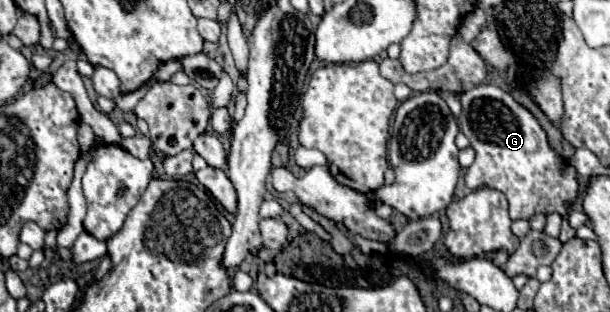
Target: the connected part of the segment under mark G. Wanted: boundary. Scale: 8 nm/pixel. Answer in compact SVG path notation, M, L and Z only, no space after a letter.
M477 85L465 93L461 93L461 117L459 117L461 133L471 141L471 147L475 149L475 161L467 169L465 185L467 189L475 191L483 185L489 189L501 191L509 201L509 217L511 219L531 219L535 213L561 213L565 217L565 201L573 201L577 197L577 179L575 171L571 167L571 173L567 165L557 157L557 153L549 147L545 131L539 127L537 119L523 109L515 99L499 89L497 85Z

